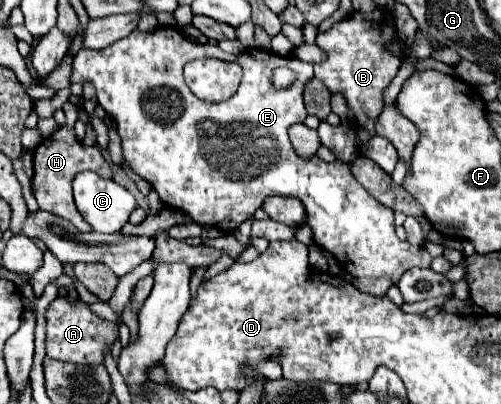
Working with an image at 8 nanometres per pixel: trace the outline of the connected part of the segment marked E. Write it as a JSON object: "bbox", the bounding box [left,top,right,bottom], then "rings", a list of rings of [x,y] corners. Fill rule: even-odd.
{"bbox":[70,26,432,282],"rings":[[[164,26],[152,32],[142,32],[136,28],[130,36],[102,50],[80,48],[80,52],[72,60],[70,74],[70,82],[92,82],[96,86],[98,104],[118,122],[124,160],[132,166],[132,170],[152,184],[162,204],[186,212],[196,224],[234,232],[240,222],[254,216],[254,212],[264,204],[266,196],[272,196],[274,190],[280,196],[296,196],[302,200],[308,214],[306,224],[314,232],[314,242],[334,254],[340,266],[344,266],[346,272],[350,272],[354,278],[390,276],[394,282],[398,282],[398,278],[408,268],[428,268],[432,256],[426,252],[424,246],[410,246],[408,242],[398,240],[394,230],[394,216],[384,216],[384,206],[376,198],[372,198],[372,194],[368,194],[360,182],[354,180],[350,164],[344,164],[340,160],[328,164],[318,156],[300,158],[294,152],[288,140],[288,126],[294,122],[302,122],[308,116],[302,102],[302,92],[310,78],[310,62],[302,62],[298,58],[282,58],[274,52],[258,48],[248,48],[242,54],[226,54],[218,48],[218,44],[198,44],[184,38],[178,28]],[[204,56],[232,60],[244,68],[242,84],[228,102],[202,102],[192,96],[190,88],[186,88],[182,76],[184,64]],[[278,66],[286,66],[296,72],[296,80],[292,82],[292,86],[282,90],[274,86],[272,70]]]}

